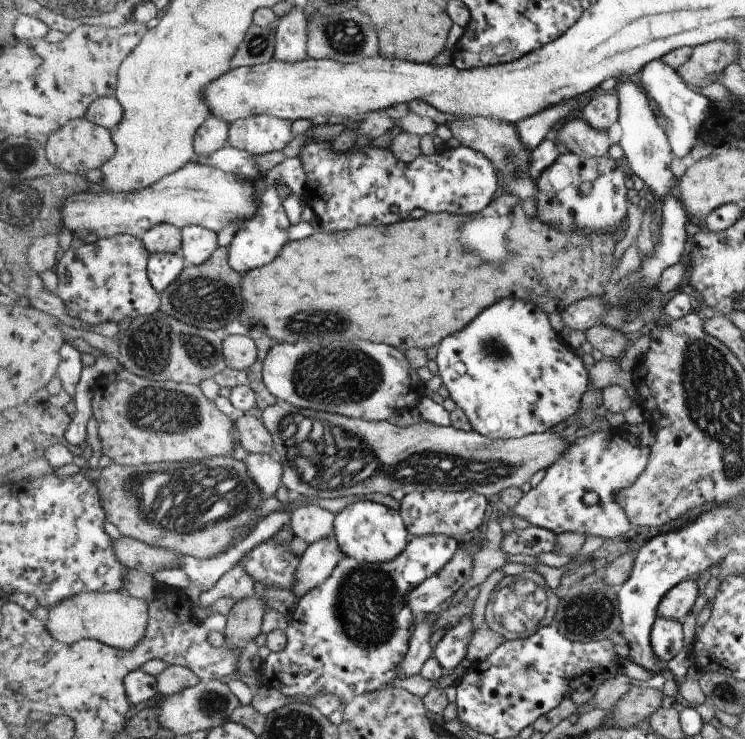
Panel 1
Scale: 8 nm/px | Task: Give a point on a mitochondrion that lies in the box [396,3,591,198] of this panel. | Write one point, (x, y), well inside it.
(508, 158)

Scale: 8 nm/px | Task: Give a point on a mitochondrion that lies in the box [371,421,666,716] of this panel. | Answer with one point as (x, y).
(589, 613)

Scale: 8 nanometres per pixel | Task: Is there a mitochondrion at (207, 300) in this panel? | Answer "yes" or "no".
yes

